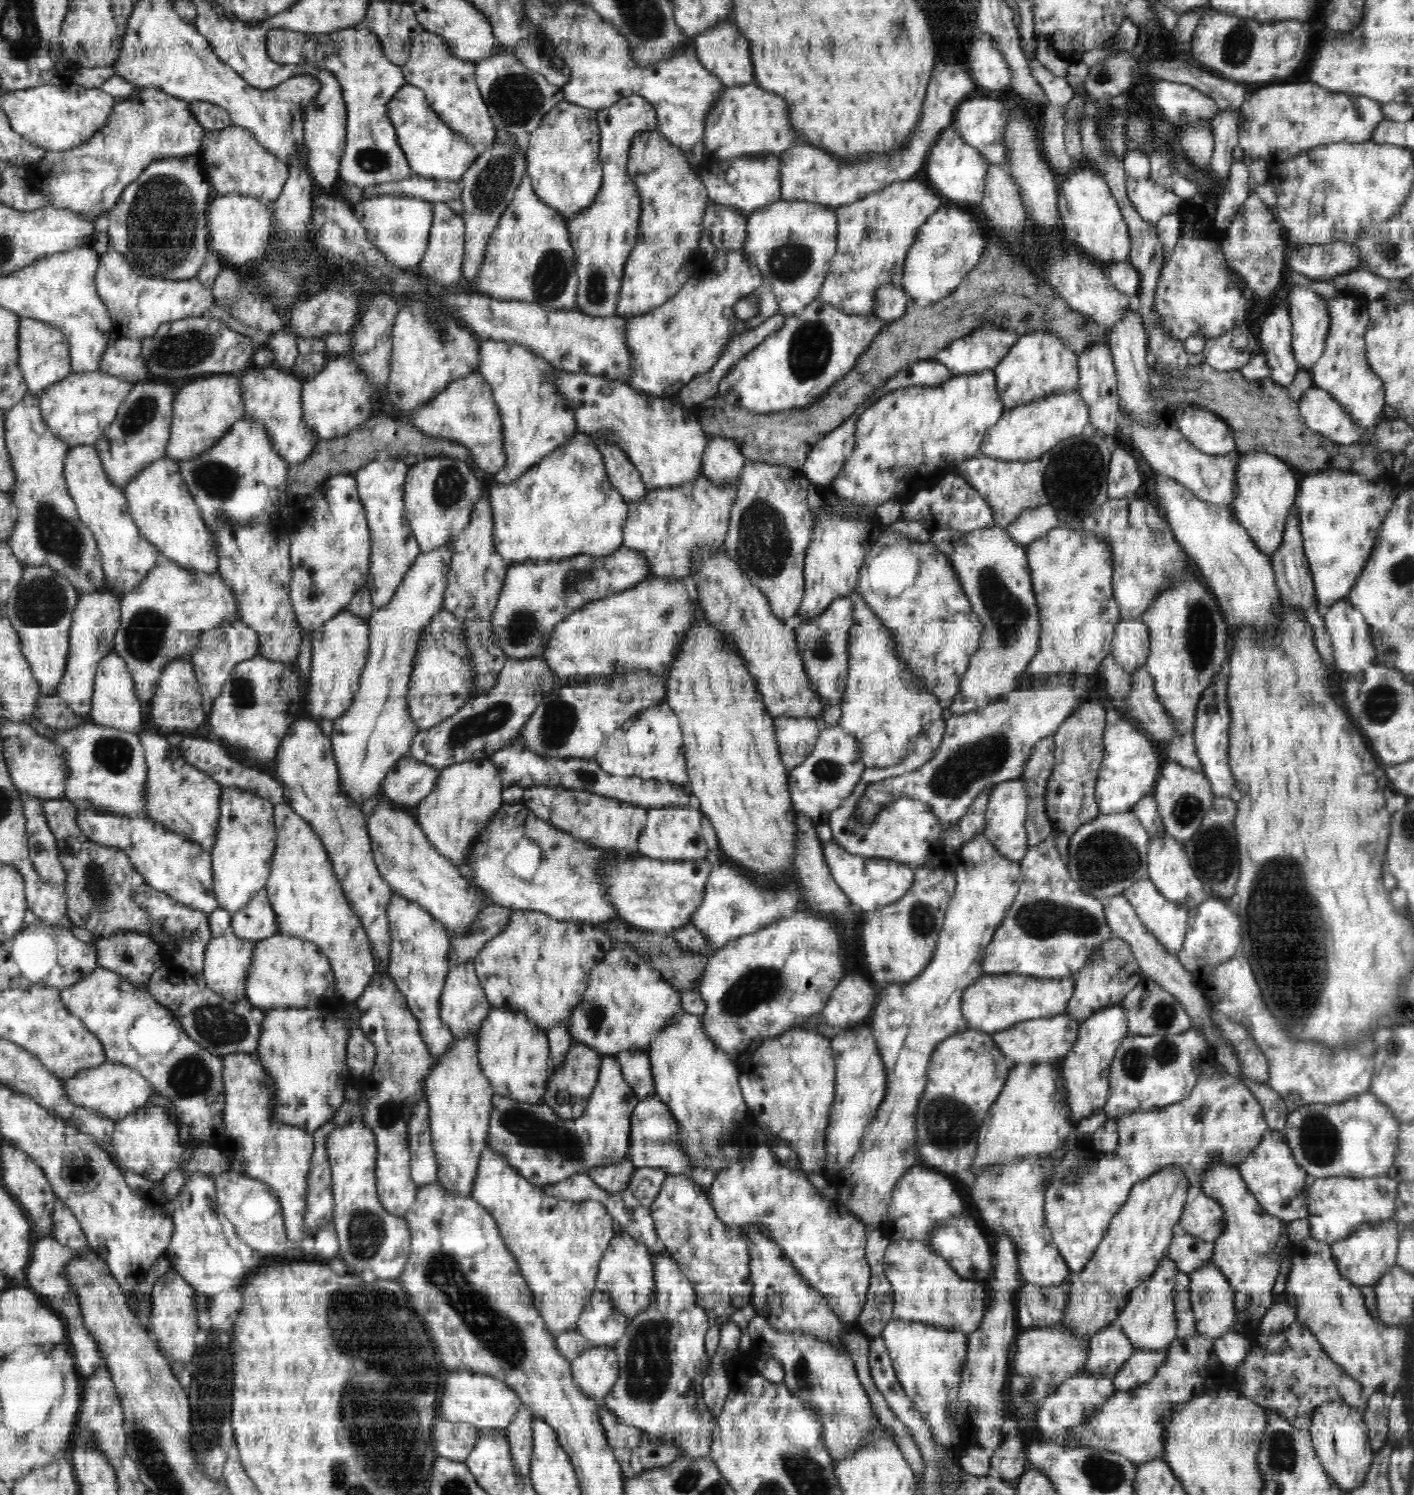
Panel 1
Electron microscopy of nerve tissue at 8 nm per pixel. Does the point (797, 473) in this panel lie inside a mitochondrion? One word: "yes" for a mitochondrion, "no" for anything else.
no

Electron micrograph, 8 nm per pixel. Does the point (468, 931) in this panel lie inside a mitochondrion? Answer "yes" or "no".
no

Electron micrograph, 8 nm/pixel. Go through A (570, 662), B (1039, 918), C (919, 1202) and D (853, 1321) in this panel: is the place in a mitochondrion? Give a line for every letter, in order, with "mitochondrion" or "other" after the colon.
A: other
B: mitochondrion
C: other
D: other

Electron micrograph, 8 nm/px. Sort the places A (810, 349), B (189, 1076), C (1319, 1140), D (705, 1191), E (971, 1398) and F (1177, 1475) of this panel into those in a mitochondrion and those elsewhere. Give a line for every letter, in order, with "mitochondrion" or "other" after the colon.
A: mitochondrion
B: mitochondrion
C: mitochondrion
D: other
E: other
F: other

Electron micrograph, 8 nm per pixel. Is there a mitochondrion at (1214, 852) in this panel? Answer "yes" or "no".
yes

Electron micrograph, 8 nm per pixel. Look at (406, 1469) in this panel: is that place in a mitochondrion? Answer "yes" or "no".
yes

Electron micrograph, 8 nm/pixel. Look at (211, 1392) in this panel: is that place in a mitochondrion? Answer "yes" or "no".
yes

